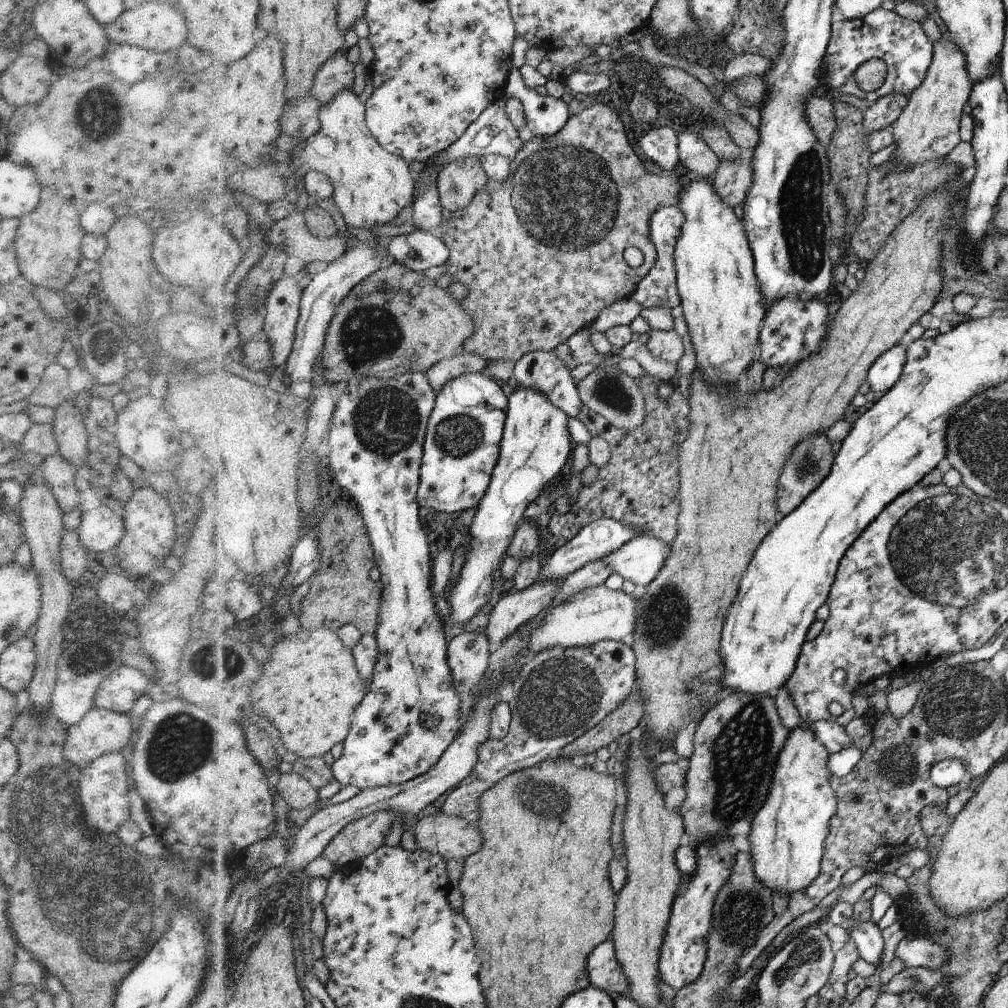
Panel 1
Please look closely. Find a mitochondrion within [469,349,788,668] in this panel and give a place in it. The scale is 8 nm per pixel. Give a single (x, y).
(666, 615)

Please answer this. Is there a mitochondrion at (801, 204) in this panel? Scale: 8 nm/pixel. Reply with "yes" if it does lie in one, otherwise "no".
yes

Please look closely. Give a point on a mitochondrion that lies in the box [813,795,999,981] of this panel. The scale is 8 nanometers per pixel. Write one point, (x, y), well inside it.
(968, 950)

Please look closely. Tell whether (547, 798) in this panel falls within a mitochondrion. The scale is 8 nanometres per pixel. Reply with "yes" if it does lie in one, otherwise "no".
yes

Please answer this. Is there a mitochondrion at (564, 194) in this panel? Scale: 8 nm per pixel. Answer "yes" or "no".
yes

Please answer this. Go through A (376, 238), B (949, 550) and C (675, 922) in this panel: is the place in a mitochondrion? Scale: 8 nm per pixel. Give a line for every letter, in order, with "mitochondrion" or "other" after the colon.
A: other
B: mitochondrion
C: other

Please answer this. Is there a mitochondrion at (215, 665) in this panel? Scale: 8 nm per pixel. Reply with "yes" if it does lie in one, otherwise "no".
yes

